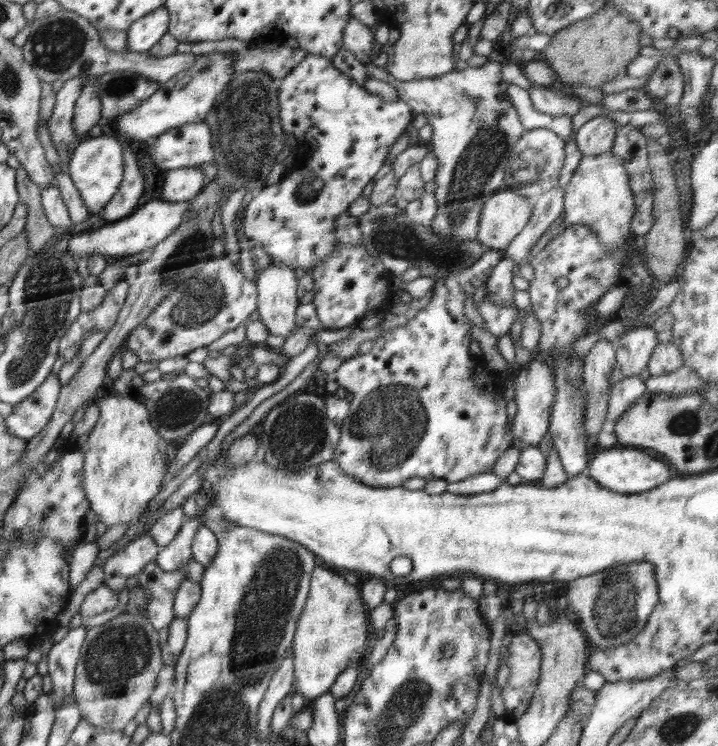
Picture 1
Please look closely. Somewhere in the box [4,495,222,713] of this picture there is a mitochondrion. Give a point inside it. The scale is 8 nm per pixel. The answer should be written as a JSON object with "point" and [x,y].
{"point":[119,653]}

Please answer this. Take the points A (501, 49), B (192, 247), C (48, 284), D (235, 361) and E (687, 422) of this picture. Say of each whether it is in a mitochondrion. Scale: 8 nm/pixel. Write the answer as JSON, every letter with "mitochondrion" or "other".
{"A":"other","B":"mitochondrion","C":"mitochondrion","D":"other","E":"mitochondrion"}

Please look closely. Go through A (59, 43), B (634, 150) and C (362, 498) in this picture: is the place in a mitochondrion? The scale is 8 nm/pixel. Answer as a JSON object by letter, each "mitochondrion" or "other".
{"A":"mitochondrion","B":"other","C":"other"}

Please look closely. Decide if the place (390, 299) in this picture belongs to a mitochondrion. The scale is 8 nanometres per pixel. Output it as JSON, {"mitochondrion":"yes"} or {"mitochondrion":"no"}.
{"mitochondrion":"no"}

